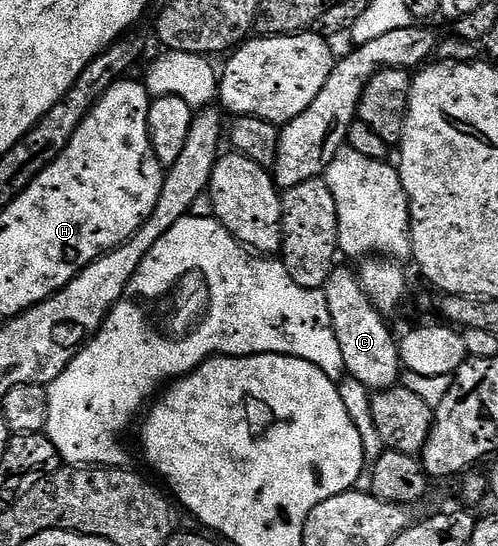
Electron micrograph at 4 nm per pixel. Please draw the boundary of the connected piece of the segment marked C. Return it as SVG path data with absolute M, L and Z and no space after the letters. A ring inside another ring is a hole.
M339 265L328 276L324 293L328 300L328 316L332 316L332 328L336 332L336 340L340 340L340 356L344 356L345 373L351 374L360 385L371 386L371 391L374 392L395 385L400 378L398 342L390 335L389 328L382 323L385 322L384 315L375 308L372 300L364 292L359 275L355 271L353 274L348 267Z

